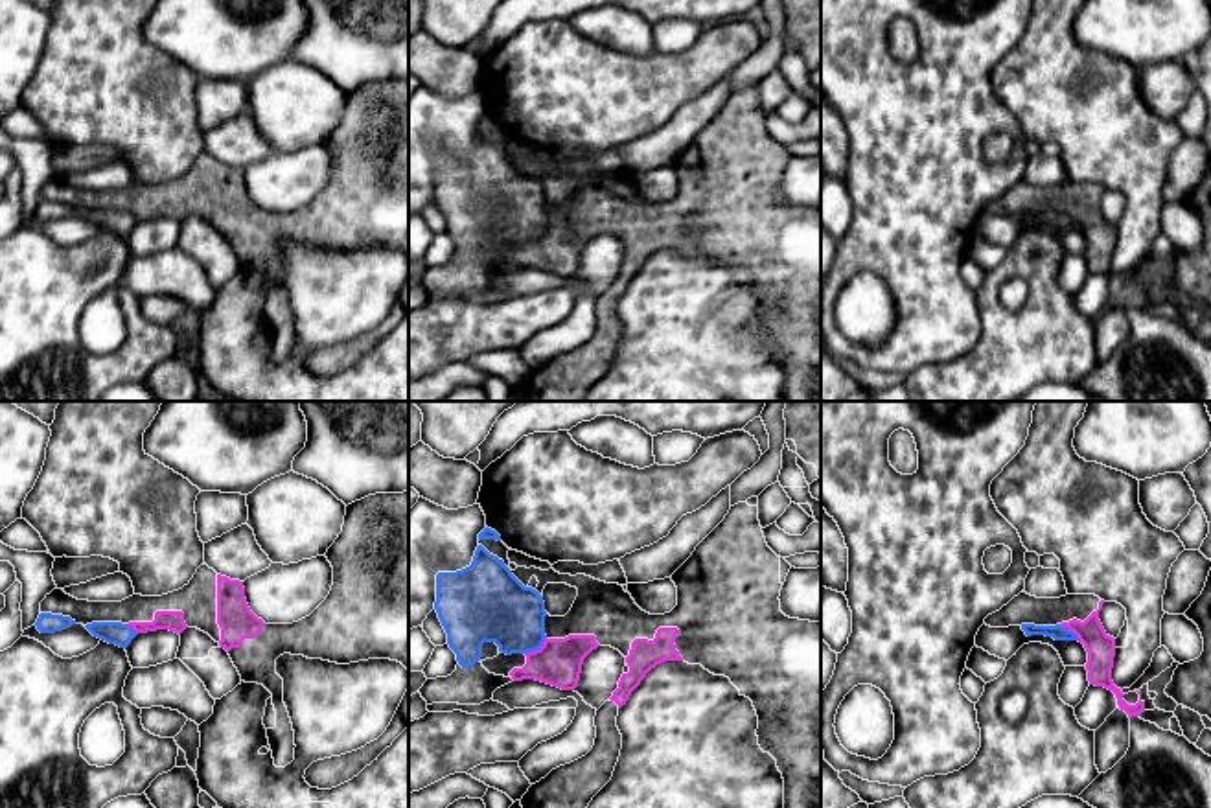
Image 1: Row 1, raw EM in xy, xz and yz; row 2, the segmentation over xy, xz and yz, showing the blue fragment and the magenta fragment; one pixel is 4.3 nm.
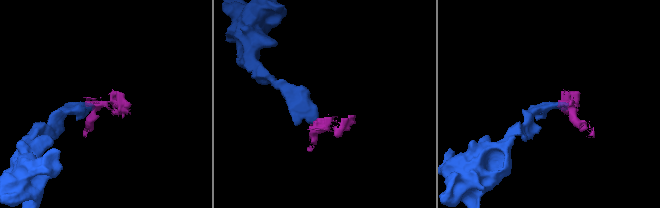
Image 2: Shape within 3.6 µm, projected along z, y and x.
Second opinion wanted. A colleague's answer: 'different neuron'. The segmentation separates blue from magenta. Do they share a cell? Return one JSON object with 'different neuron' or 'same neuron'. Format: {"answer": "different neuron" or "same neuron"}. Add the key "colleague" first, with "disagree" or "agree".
{"colleague": "agree", "answer": "different neuron"}

